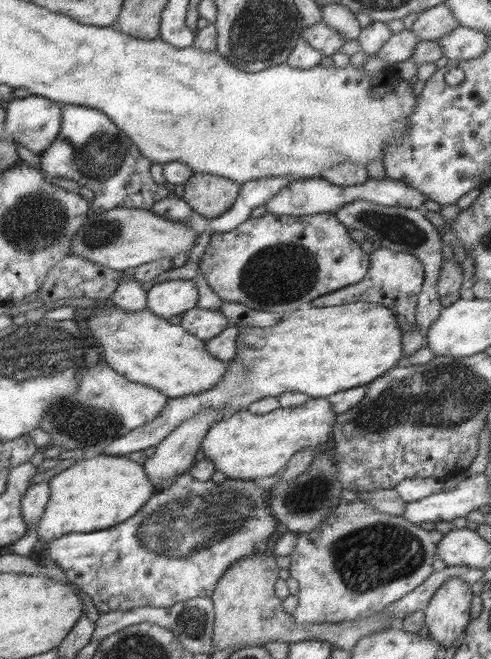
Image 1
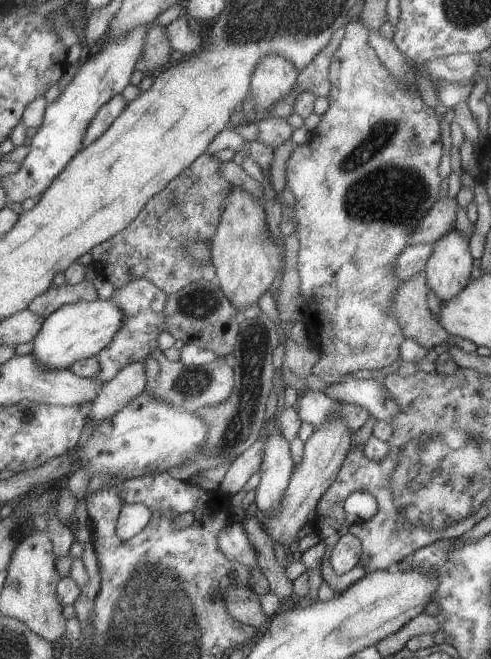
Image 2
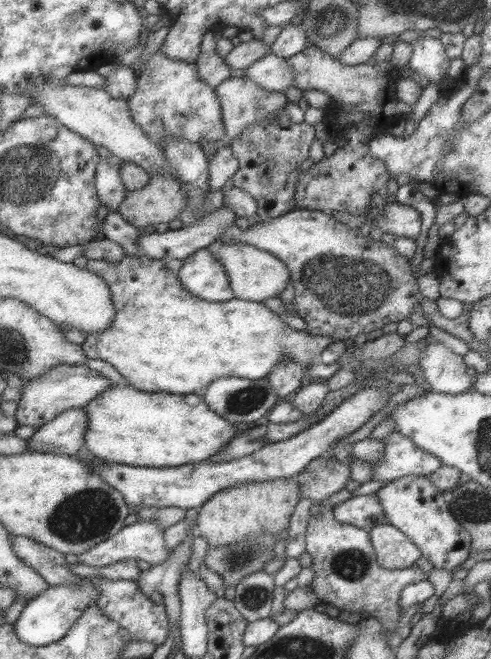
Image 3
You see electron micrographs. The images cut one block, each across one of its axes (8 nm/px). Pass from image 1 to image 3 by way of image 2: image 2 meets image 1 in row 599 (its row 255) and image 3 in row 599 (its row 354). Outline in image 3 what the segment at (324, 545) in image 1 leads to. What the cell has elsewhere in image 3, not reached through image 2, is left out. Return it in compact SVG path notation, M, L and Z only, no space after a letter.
M319 502L313 504L309 512L305 532L305 553L311 557L309 568L313 570L314 576L310 587L317 595L318 602L331 604L340 613L371 616L379 620L385 630L393 630L400 619L397 600L400 598L401 589L407 584L425 580L426 575L415 565L400 570L379 567L368 532L335 521L333 506L323 506L322 502Z

